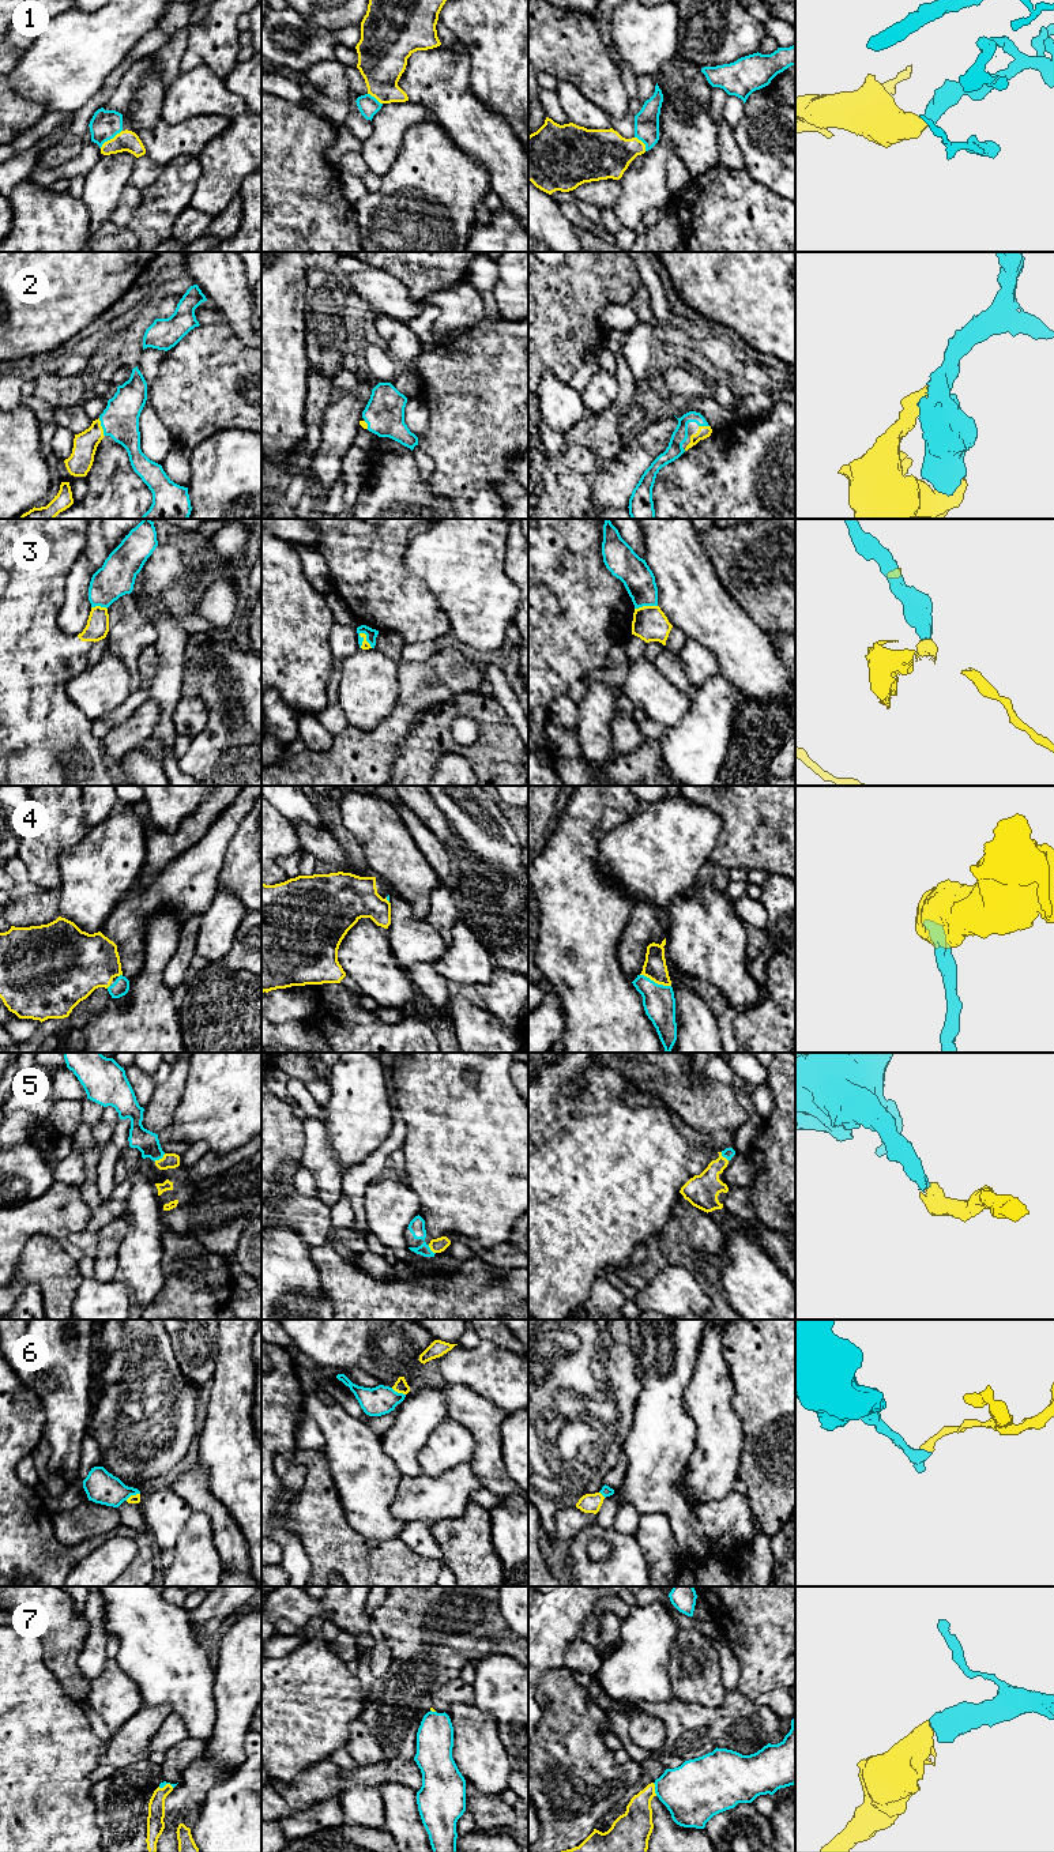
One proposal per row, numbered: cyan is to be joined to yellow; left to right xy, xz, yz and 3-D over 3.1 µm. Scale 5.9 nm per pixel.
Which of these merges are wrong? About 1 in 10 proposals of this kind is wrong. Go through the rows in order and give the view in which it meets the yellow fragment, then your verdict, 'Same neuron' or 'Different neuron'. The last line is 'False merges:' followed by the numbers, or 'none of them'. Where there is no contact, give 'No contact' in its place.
1: Touches yellow in xy. Same neuron
2: Touches yellow in xy. Same neuron
3: Touches yellow in yz. Different neuron
4: Touches yellow in yz. Same neuron
5: Touches yellow in xy. Same neuron
6: Touches yellow in xz. Different neuron
7: Touches yellow in yz. Same neuron
False merges: 3, 6

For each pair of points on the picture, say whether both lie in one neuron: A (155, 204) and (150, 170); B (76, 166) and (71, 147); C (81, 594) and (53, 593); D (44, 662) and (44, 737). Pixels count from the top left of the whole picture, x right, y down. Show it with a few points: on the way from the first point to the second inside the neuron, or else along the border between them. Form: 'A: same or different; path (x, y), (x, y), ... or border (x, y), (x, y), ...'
A: different; border (164, 166), (160, 176), (140, 191)
B: different; border (83, 143), (74, 157), (56, 166), (45, 168)
C: different; border (75, 563), (67, 578), (64, 602), (57, 624)
D: same; path (44, 681), (44, 718)

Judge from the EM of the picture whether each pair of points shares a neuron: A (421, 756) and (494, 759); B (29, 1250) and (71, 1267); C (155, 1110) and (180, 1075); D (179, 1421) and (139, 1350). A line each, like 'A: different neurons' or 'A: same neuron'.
A: same neuron
B: same neuron
C: same neuron
D: same neuron

